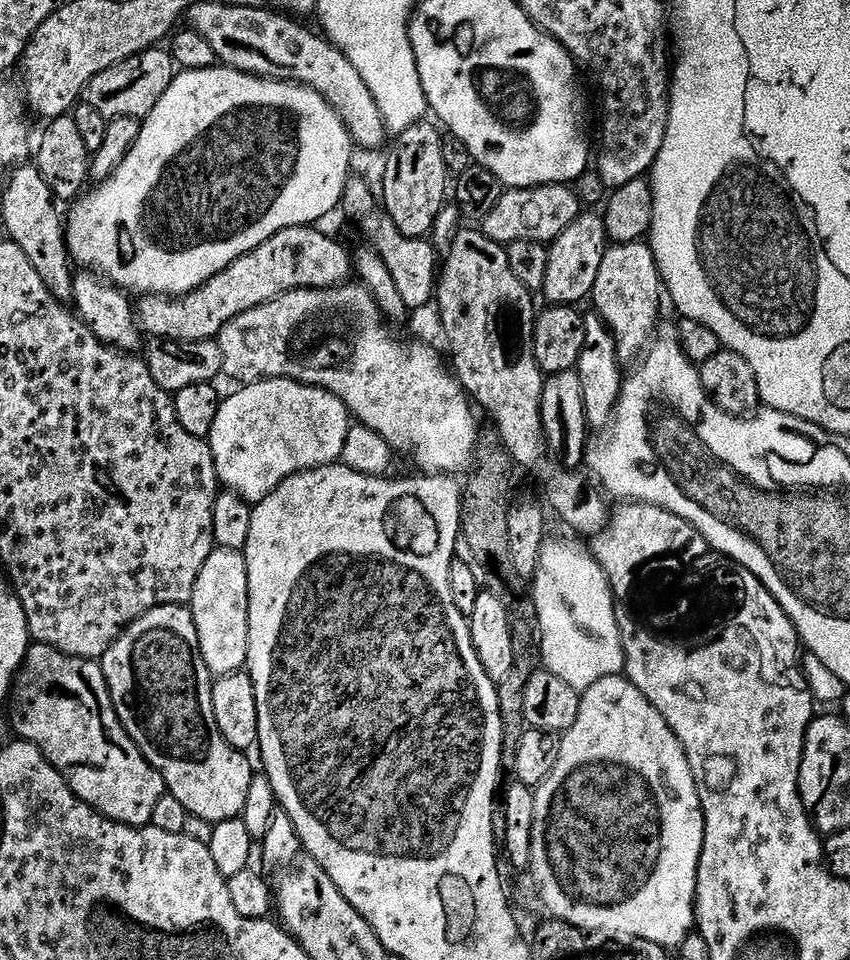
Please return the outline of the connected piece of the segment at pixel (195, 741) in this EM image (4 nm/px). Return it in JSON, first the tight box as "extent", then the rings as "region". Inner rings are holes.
{"extent":[102,604,254,822],"region":[[[171,604],[140,616],[104,653],[102,667],[114,710],[126,734],[164,779],[164,787],[170,796],[200,820],[219,822],[239,817],[246,806],[254,770],[246,757],[239,756],[231,748],[233,745],[224,739],[216,725],[215,706],[212,704],[214,677],[200,653],[191,611],[179,604]]]}

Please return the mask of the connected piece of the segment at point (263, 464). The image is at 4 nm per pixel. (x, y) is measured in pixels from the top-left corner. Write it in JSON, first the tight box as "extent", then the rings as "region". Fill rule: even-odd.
{"extent":[208,376,350,500],"region":[[[290,376],[280,377],[263,383],[258,397],[251,402],[253,407],[246,411],[244,427],[238,429],[238,425],[229,419],[216,424],[208,437],[209,452],[212,455],[217,481],[221,485],[230,486],[237,483],[256,500],[264,499],[270,494],[280,496],[280,492],[288,488],[288,479],[296,473],[327,468],[341,459],[343,444],[350,427],[350,413],[332,391],[316,385],[301,384]]]}

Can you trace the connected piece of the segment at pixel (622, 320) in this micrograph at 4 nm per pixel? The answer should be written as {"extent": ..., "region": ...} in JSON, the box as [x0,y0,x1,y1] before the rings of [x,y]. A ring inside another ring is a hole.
{"extent":[590,239,662,348],"region":[[[643,239],[628,244],[613,243],[602,258],[602,266],[595,275],[590,292],[596,295],[595,311],[619,345],[634,348],[642,343],[660,308],[660,298],[662,300],[660,276],[651,243]]]}

